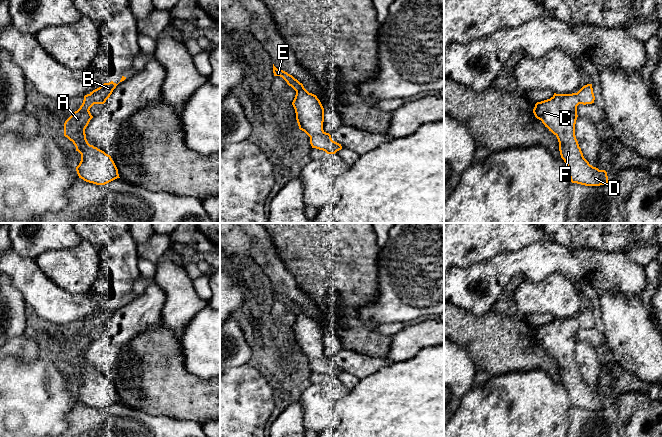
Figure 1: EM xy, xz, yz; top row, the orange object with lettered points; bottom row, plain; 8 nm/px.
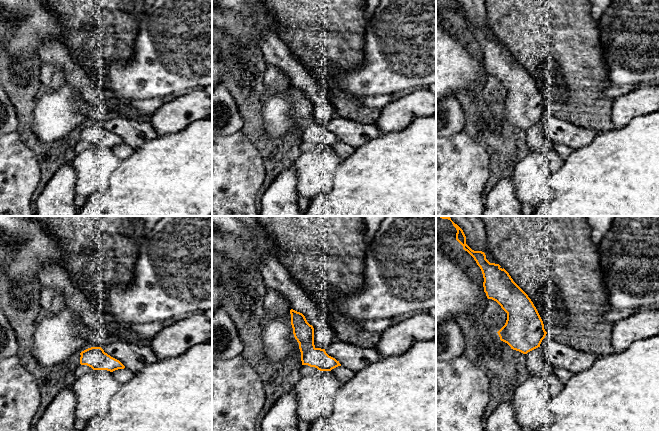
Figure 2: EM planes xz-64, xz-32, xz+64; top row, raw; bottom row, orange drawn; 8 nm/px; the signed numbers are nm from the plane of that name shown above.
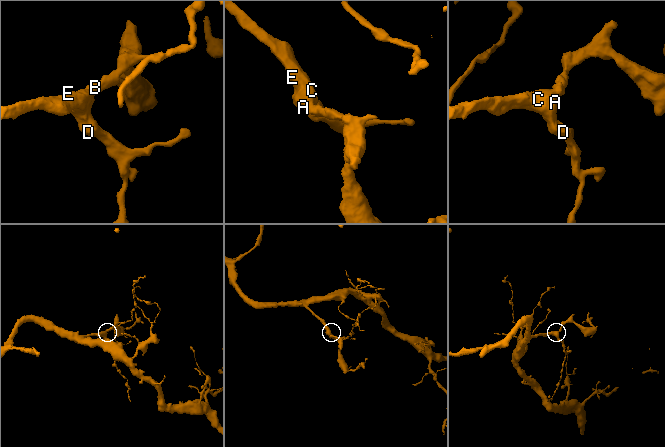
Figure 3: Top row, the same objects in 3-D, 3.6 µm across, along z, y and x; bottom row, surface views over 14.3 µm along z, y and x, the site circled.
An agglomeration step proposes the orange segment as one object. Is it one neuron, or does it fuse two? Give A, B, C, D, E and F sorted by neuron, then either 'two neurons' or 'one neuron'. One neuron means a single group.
A B C D E F | one neuron

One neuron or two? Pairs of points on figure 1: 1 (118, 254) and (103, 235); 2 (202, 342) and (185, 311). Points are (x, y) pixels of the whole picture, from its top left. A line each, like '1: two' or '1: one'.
1: two
2: two

